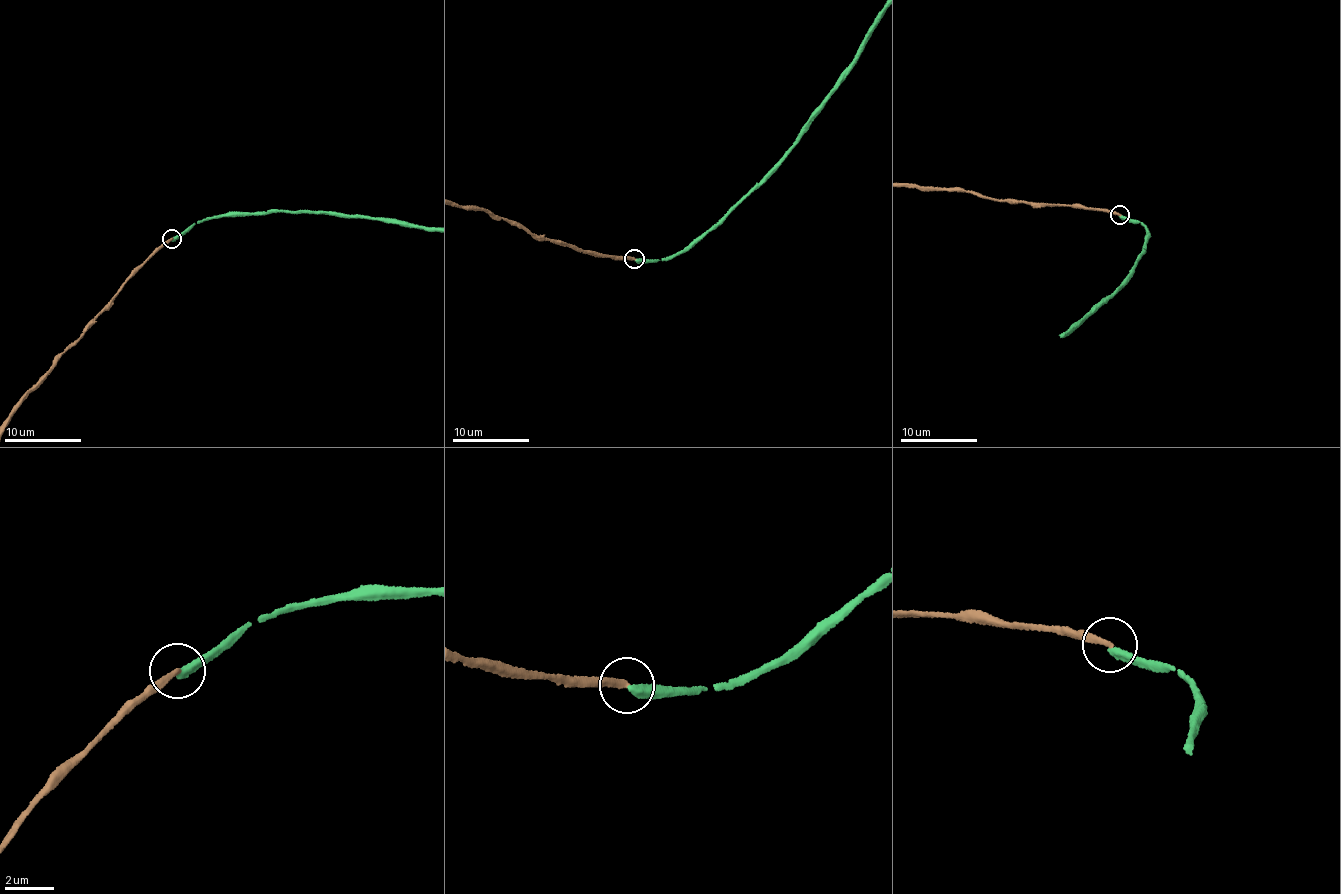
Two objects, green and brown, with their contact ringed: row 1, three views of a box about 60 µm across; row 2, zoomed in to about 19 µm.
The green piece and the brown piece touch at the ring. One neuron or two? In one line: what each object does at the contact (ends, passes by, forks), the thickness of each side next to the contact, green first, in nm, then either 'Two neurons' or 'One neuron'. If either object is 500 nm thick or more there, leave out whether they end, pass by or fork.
At the ring green ends. At the ring brown ends. Thickness 380 nm (green) against 280 nm. Two neurons

